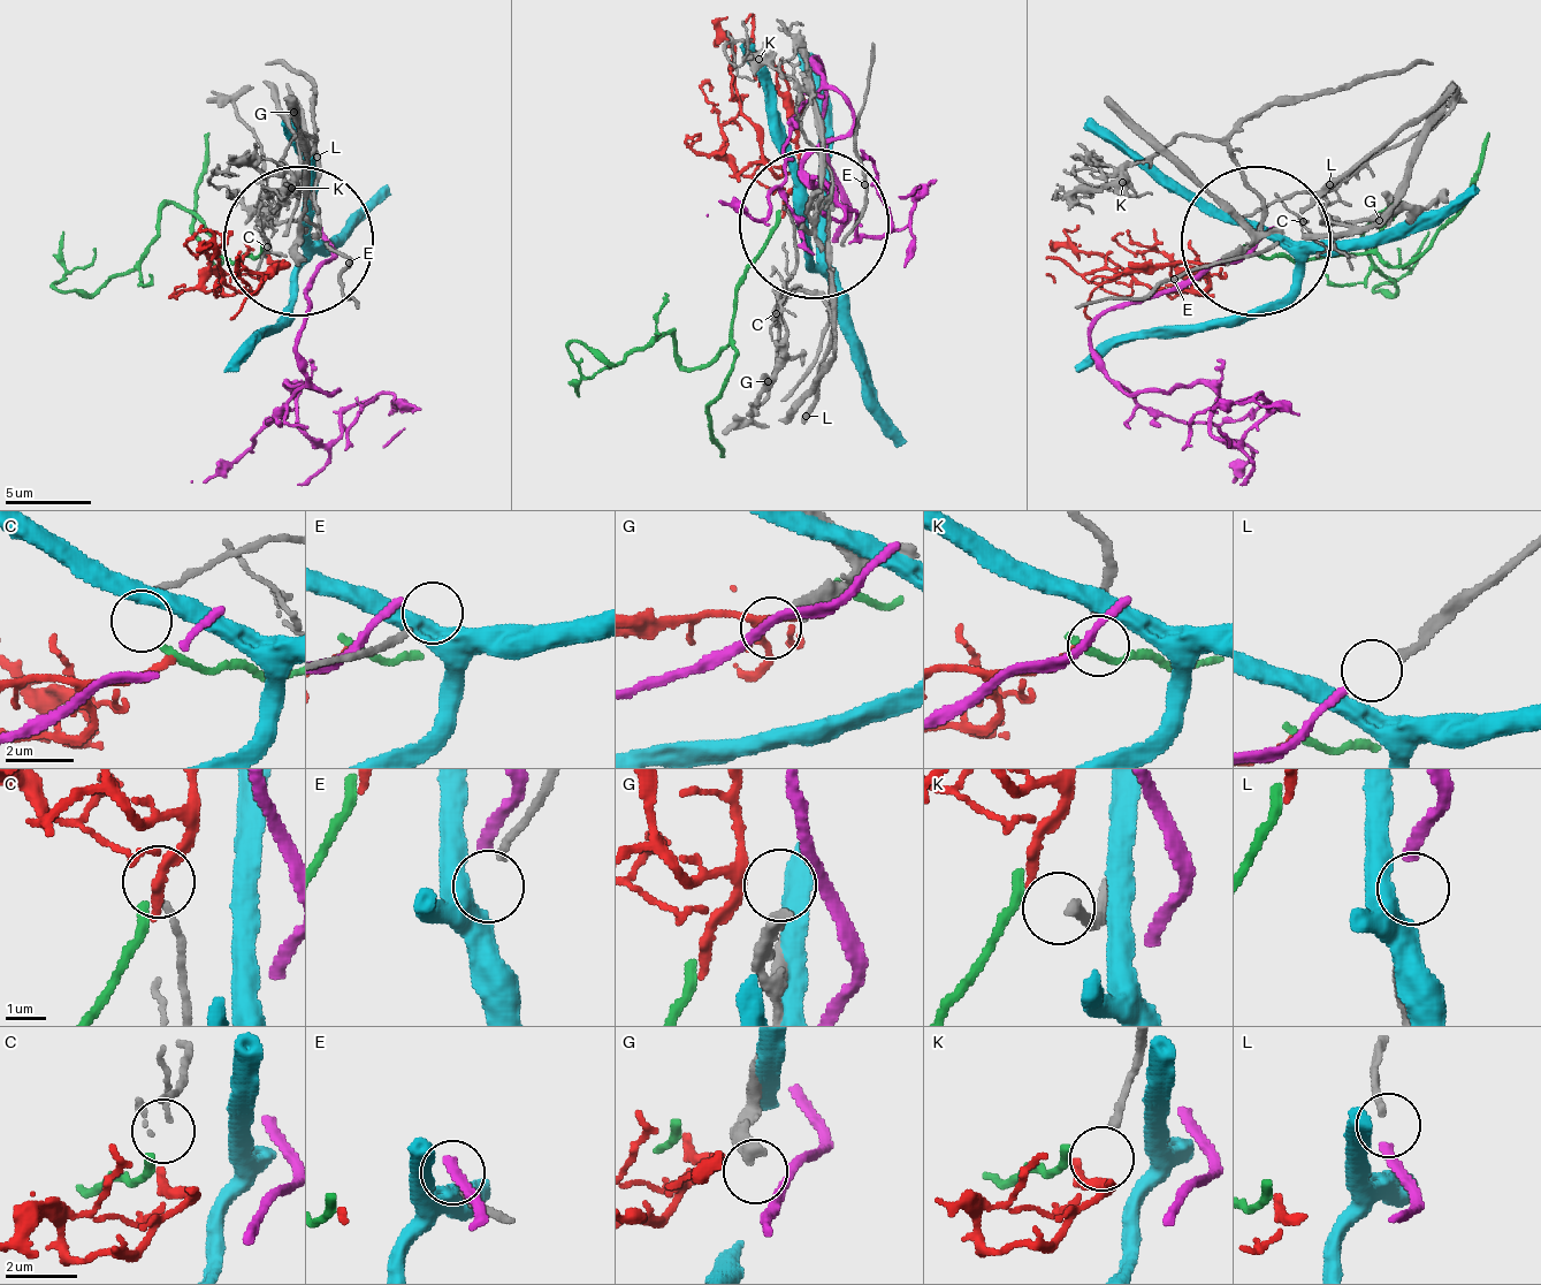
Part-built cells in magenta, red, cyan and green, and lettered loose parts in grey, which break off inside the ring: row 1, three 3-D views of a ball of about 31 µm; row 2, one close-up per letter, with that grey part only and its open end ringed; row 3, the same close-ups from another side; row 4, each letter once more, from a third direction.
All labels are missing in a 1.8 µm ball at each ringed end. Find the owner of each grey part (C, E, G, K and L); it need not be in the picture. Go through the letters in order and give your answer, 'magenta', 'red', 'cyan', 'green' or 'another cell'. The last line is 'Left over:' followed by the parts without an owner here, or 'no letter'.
C: green
E: another cell
G: another cell
K: red
L: magenta
Left over: E, G

